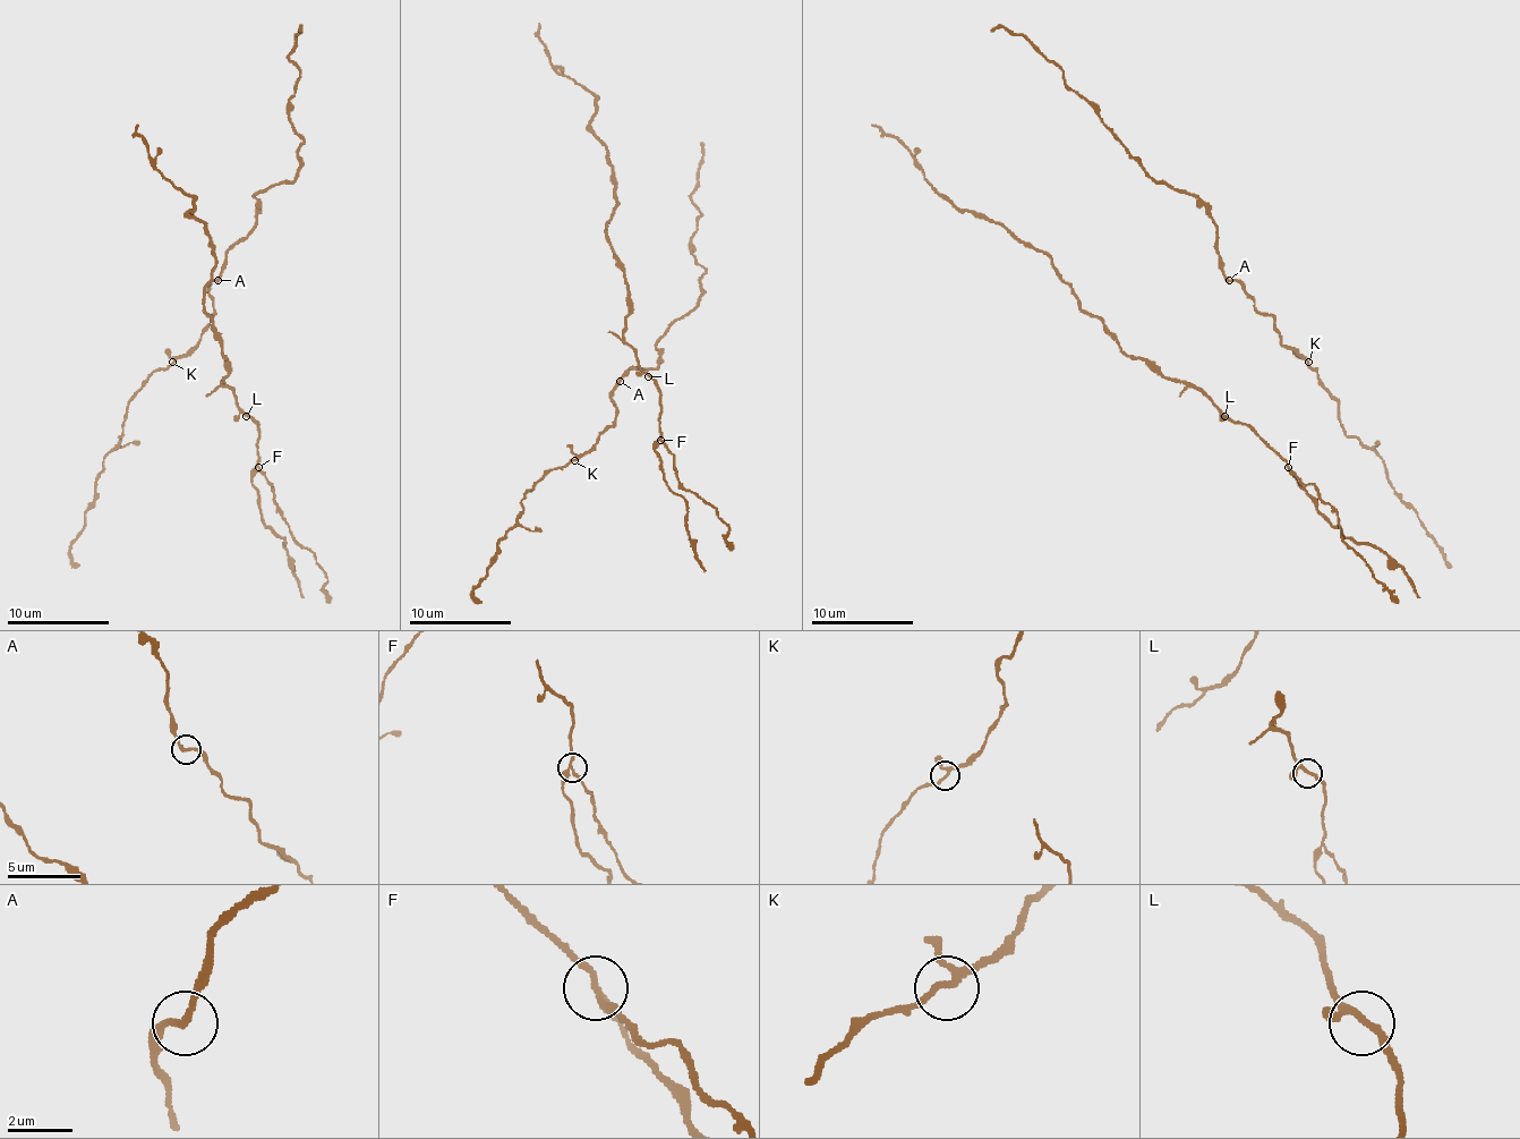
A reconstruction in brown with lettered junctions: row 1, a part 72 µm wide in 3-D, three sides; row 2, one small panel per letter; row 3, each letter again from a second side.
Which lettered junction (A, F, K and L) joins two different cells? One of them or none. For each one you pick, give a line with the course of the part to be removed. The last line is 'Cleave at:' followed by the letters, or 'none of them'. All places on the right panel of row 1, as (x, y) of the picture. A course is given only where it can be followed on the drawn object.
F: (1288, 467), (1337, 513), (1340, 536), (1399, 603)
Cleave at: F

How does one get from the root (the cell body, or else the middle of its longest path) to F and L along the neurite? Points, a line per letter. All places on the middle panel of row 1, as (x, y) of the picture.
F: (635, 354), (638, 366), (658, 391), (662, 440)
L: (635, 354), (638, 366), (648, 376)

